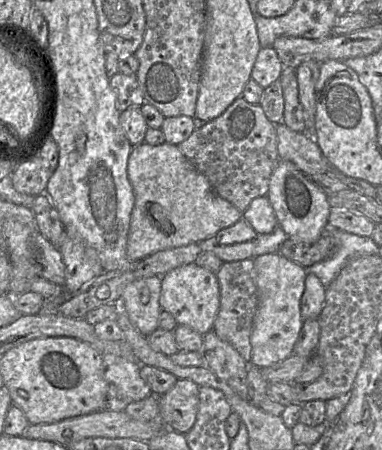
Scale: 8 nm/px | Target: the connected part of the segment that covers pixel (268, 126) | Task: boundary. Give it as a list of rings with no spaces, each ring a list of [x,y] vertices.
[[[242,96],[219,117],[195,129],[177,146],[207,177],[215,193],[234,205],[241,214],[253,199],[267,195],[270,177],[280,160],[276,124],[268,120],[260,104],[251,104]]]

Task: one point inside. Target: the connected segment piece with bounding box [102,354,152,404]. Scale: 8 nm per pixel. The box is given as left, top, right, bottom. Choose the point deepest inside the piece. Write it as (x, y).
(125, 375)

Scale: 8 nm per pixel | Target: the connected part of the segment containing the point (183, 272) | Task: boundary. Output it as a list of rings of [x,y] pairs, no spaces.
[[[190,263],[177,267],[161,277],[159,298],[162,310],[172,314],[178,325],[185,325],[205,335],[213,329],[220,306],[220,289],[216,274]]]

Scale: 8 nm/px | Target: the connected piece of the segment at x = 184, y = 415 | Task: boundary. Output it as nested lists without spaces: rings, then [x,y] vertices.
[[[178,379],[175,385],[159,397],[159,419],[167,428],[186,434],[195,424],[199,405],[199,386],[187,379]]]

